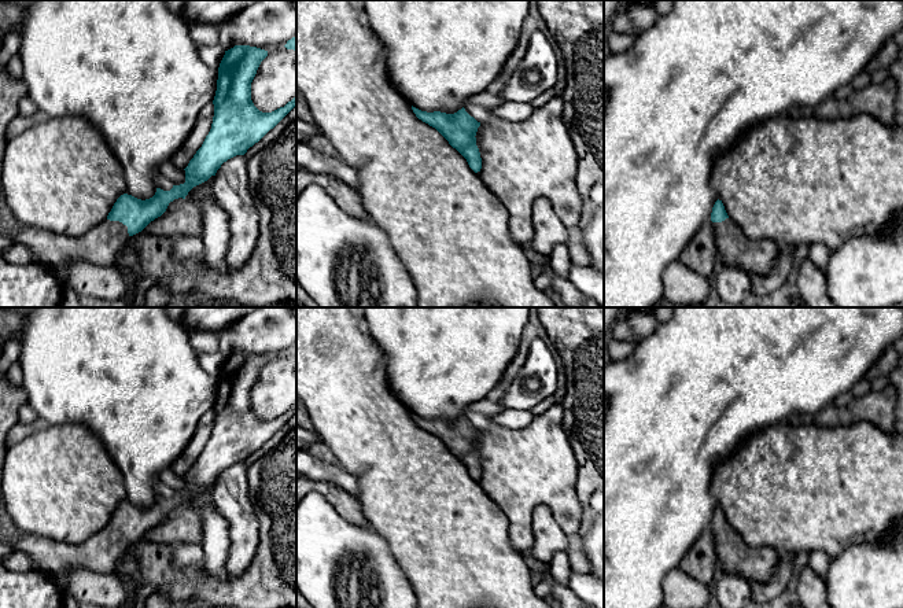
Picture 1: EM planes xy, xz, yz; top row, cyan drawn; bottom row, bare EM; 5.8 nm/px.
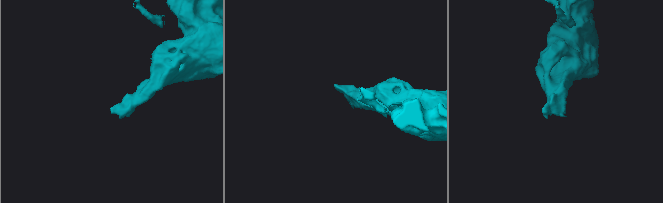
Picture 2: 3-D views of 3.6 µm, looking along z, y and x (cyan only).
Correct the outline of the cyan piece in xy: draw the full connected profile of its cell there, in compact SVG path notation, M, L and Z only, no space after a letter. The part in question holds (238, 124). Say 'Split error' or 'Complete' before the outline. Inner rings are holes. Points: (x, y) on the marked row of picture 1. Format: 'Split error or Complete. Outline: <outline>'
Split error. Outline: M250 45L225 51L218 67L211 129L184 169L184 184L173 185L170 191L156 188L155 195L145 200L121 195L107 218L81 236L26 228L11 236L14 243L25 246L32 254L30 261L44 265L62 284L67 262L115 265L128 240L161 217L170 202L185 199L194 187L215 176L224 162L244 155L296 106L296 96L272 113L254 106L251 82L266 56L268 51Z

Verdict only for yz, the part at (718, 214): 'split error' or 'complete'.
split error

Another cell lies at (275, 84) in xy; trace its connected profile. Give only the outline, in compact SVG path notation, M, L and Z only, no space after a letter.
M268 51L251 82L251 100L262 113L284 107L296 96L296 51Z

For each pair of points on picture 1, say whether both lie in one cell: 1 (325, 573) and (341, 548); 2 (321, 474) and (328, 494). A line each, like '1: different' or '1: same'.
1: same
2: different

